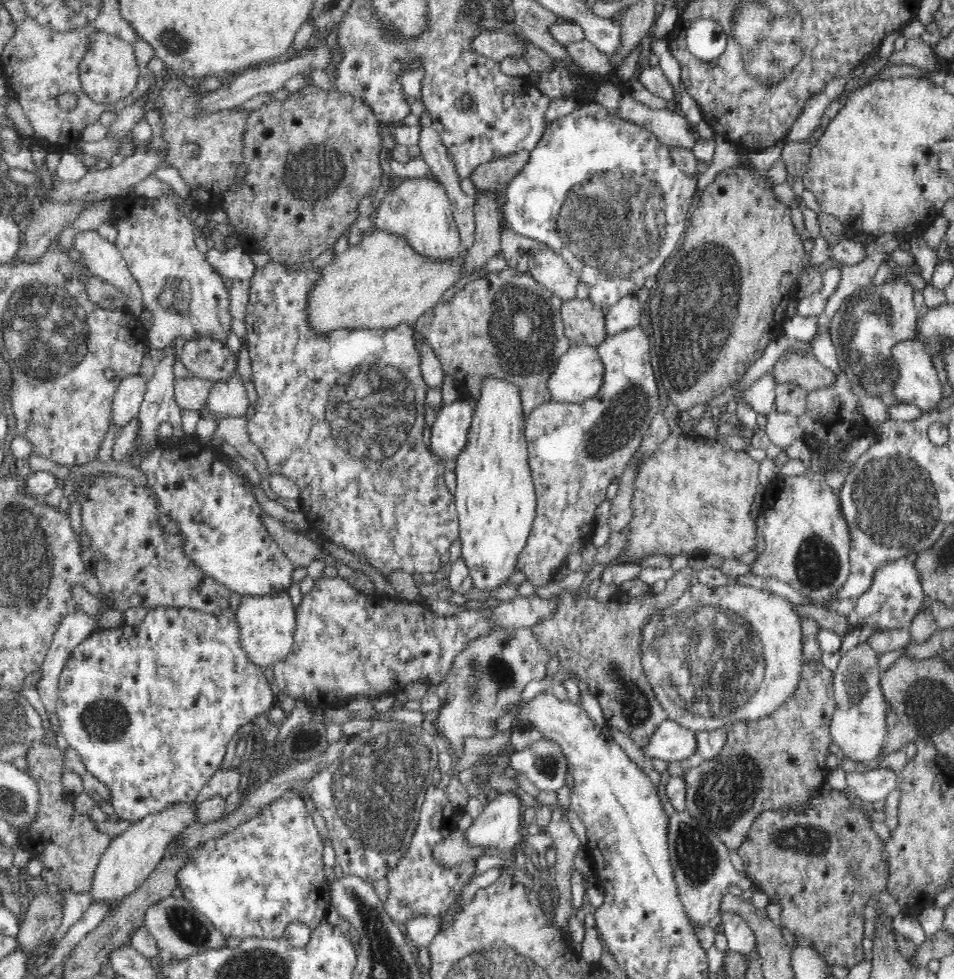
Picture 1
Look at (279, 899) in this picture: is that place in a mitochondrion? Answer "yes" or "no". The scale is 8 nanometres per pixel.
no

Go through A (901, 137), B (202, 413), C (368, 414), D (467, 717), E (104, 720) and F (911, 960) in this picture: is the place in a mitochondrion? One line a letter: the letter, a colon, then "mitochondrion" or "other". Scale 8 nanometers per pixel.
A: other
B: other
C: mitochondrion
D: mitochondrion
E: mitochondrion
F: other

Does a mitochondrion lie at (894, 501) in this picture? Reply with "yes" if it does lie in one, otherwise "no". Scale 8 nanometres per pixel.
yes

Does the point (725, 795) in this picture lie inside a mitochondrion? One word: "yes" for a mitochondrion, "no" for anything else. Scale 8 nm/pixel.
yes

